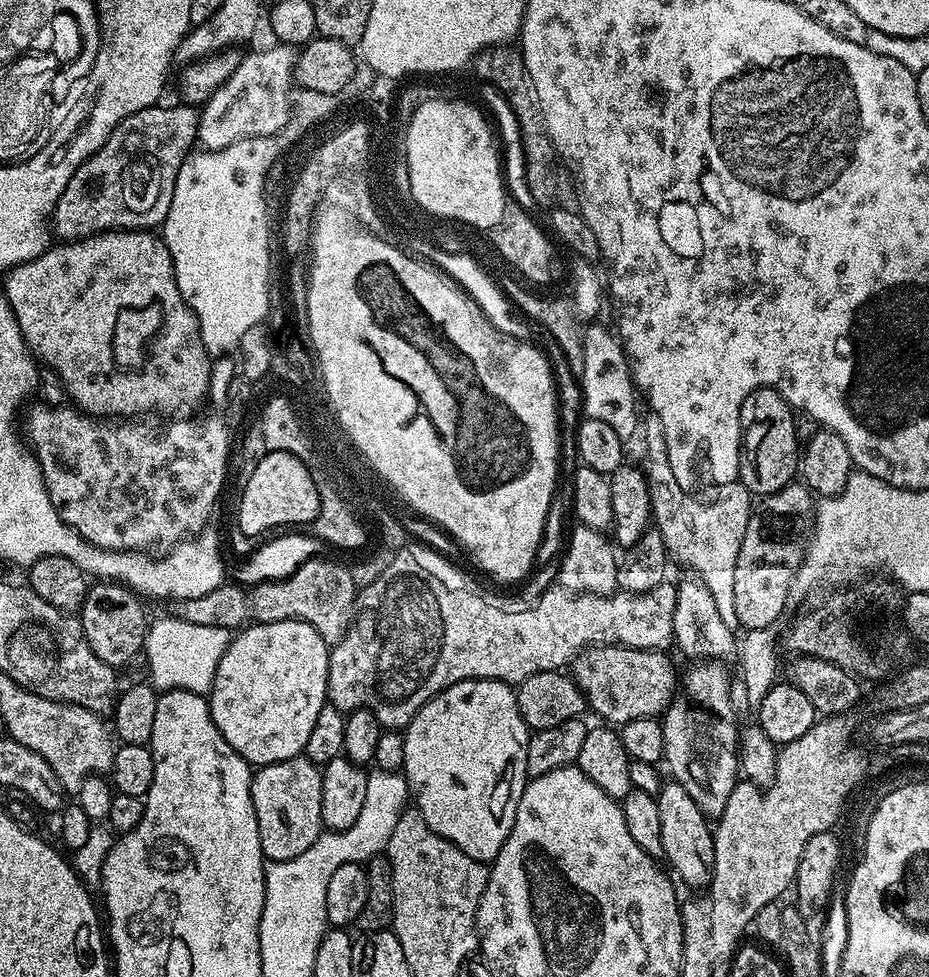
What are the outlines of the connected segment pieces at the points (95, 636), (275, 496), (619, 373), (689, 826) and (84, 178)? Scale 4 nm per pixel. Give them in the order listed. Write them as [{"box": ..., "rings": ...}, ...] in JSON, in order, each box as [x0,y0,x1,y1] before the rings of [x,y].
[{"box":[78,582,146,670],"rings":[[[96,582],[89,587],[84,604],[78,613],[78,619],[86,642],[102,662],[117,670],[123,664],[131,662],[135,656],[141,655],[146,635],[146,619],[141,597],[131,588],[115,582]]]},{"box":[238,451,320,538],"rings":[[[265,451],[262,456],[244,484],[238,527],[248,536],[260,538],[271,528],[288,530],[293,527],[291,524],[311,525],[319,512],[320,499],[306,466],[290,453]]]},{"box":[578,322,642,442],"rings":[[[593,322],[584,330],[584,351],[583,351],[583,369],[582,374],[578,377],[580,381],[580,390],[582,393],[582,412],[589,420],[606,422],[618,434],[620,439],[628,442],[631,441],[632,435],[637,435],[638,429],[642,424],[642,416],[636,413],[636,400],[638,393],[635,384],[632,383],[632,371],[628,369],[628,356],[624,352],[623,343],[615,331],[603,328],[599,322]]]},{"box":[655,782,714,890],"rings":[[[666,782],[660,787],[655,797],[658,802],[658,818],[662,818],[662,850],[663,859],[672,863],[671,871],[678,877],[679,883],[685,884],[692,890],[707,889],[712,880],[712,863],[714,862],[713,829],[710,827],[709,817],[686,794],[686,786],[675,782]]]},{"box":[50,103,201,241],"rings":[[[175,103],[169,108],[157,106],[130,114],[113,130],[108,141],[85,164],[78,166],[76,173],[68,179],[66,190],[62,190],[62,198],[58,198],[50,217],[51,231],[55,235],[57,232],[61,241],[85,240],[98,232],[113,230],[152,230],[163,225],[174,198],[178,170],[193,151],[201,124],[199,111],[193,105]]]}]

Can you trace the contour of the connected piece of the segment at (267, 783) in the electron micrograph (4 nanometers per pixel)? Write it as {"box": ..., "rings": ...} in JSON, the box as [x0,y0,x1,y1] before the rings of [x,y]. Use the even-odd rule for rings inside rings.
{"box":[252,754,325,861],"rings":[[[301,754],[282,762],[266,764],[255,769],[252,778],[252,801],[258,818],[258,838],[262,842],[265,861],[298,858],[325,831],[322,822],[321,765]]]}

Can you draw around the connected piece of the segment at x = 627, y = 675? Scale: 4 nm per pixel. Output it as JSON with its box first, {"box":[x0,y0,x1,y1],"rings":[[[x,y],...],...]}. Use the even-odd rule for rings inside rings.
{"box":[570,644,678,726],"rings":[[[602,644],[595,648],[586,648],[583,652],[579,653],[574,663],[571,665],[570,672],[574,677],[576,684],[579,685],[580,689],[584,691],[587,707],[591,709],[591,711],[593,708],[593,710],[596,711],[602,719],[604,719],[601,721],[607,722],[612,726],[623,726],[625,724],[629,724],[631,720],[637,720],[638,718],[646,718],[647,716],[653,718],[659,717],[665,712],[665,710],[667,710],[669,704],[672,703],[672,698],[678,691],[678,668],[676,672],[675,666],[672,665],[671,658],[664,655],[668,654],[665,654],[660,650],[651,652],[650,650],[646,650],[645,648],[623,648],[623,646],[620,644]]]}

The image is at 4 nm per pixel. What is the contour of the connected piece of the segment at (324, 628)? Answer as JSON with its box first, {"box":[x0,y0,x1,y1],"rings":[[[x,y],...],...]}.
{"box":[248,559,358,646],"rings":[[[310,559],[282,580],[268,580],[255,585],[248,592],[251,619],[261,624],[301,620],[314,626],[329,646],[338,643],[348,633],[354,619],[358,589],[347,567],[324,559]]]}

